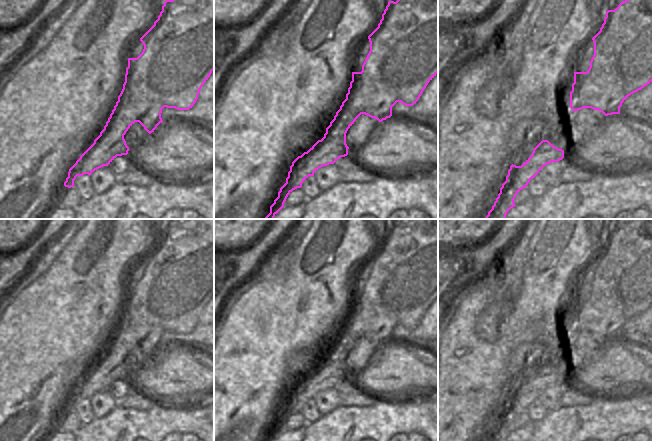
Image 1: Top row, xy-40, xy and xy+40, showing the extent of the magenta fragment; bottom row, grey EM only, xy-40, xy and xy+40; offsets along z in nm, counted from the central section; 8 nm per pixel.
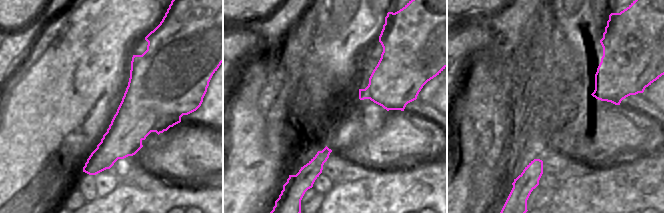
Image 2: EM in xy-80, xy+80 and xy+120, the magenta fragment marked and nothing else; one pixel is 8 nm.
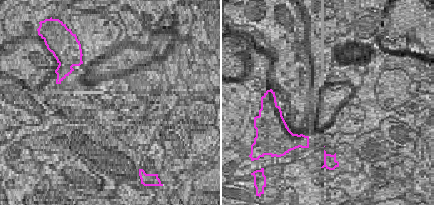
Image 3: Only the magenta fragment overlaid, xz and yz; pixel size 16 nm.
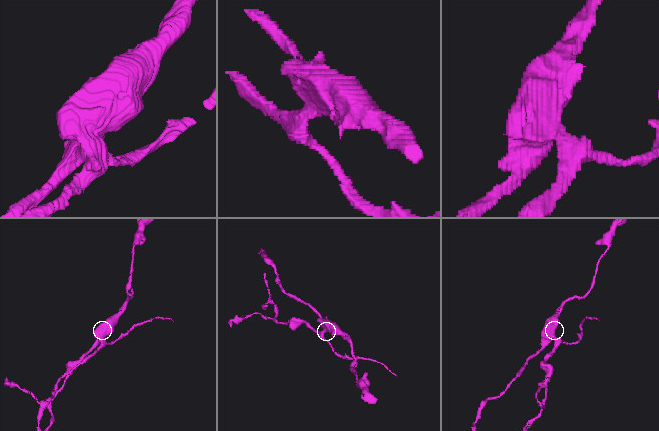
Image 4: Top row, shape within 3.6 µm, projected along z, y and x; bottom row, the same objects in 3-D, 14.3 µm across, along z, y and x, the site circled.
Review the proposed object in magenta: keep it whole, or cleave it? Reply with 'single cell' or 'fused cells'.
fused cells

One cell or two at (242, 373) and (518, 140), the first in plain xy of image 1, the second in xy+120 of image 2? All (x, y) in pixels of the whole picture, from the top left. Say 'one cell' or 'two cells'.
two cells

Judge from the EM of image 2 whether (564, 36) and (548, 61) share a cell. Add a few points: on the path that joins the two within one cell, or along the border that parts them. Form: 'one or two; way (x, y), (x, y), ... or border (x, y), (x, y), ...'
one; way (564, 42), (564, 45), (554, 55)

